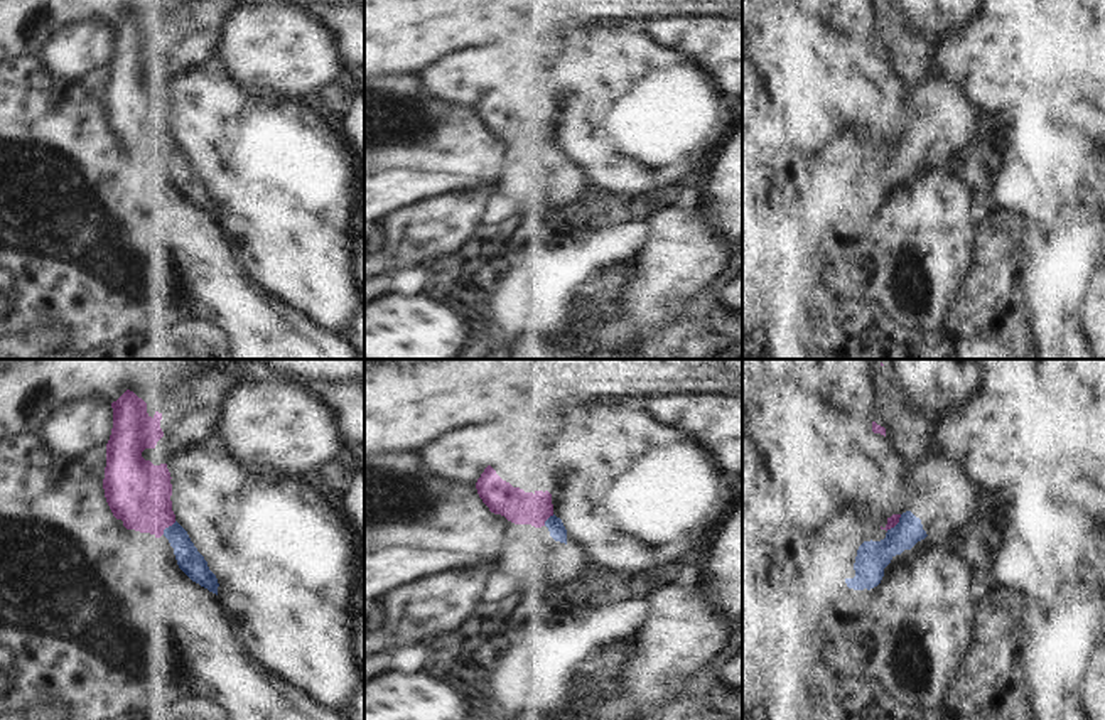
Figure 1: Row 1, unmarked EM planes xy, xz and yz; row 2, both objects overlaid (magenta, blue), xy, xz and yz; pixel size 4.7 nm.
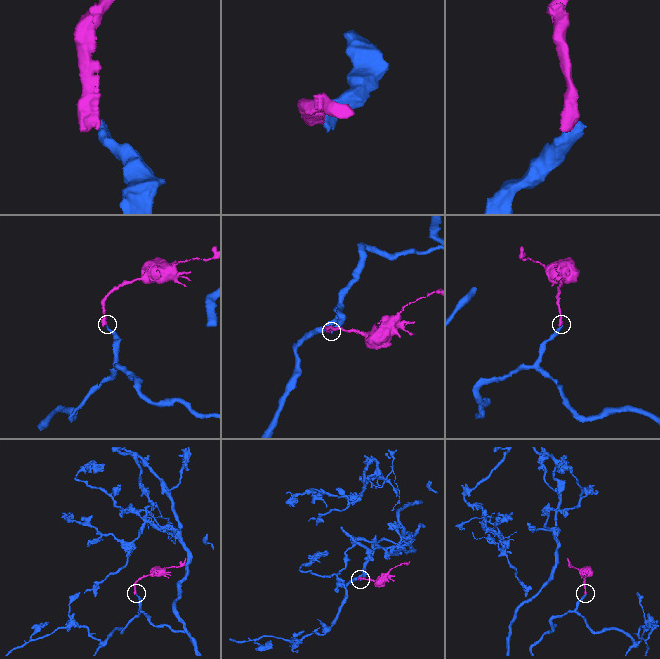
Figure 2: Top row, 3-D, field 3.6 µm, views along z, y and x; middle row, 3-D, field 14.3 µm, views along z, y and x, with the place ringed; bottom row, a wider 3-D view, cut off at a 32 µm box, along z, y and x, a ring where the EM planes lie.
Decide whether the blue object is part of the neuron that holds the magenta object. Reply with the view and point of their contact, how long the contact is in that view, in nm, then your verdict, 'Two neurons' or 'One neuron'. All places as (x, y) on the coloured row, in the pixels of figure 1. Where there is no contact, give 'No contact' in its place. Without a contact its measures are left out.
Touches magenta at xy (167, 526). Shared border 90 nm. Two neurons

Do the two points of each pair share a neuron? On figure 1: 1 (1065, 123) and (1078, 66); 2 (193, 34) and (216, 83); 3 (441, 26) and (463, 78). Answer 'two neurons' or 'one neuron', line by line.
1: one neuron
2: two neurons
3: two neurons

